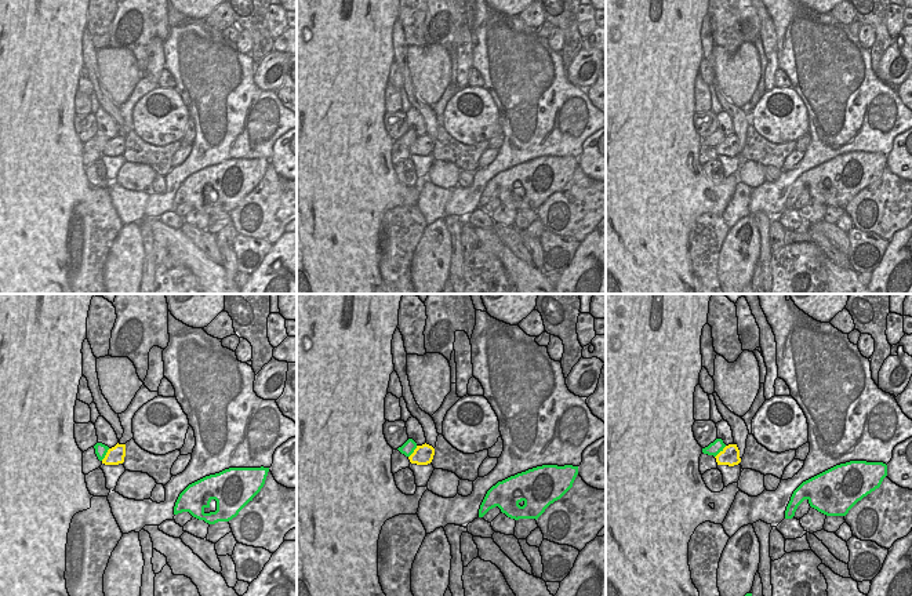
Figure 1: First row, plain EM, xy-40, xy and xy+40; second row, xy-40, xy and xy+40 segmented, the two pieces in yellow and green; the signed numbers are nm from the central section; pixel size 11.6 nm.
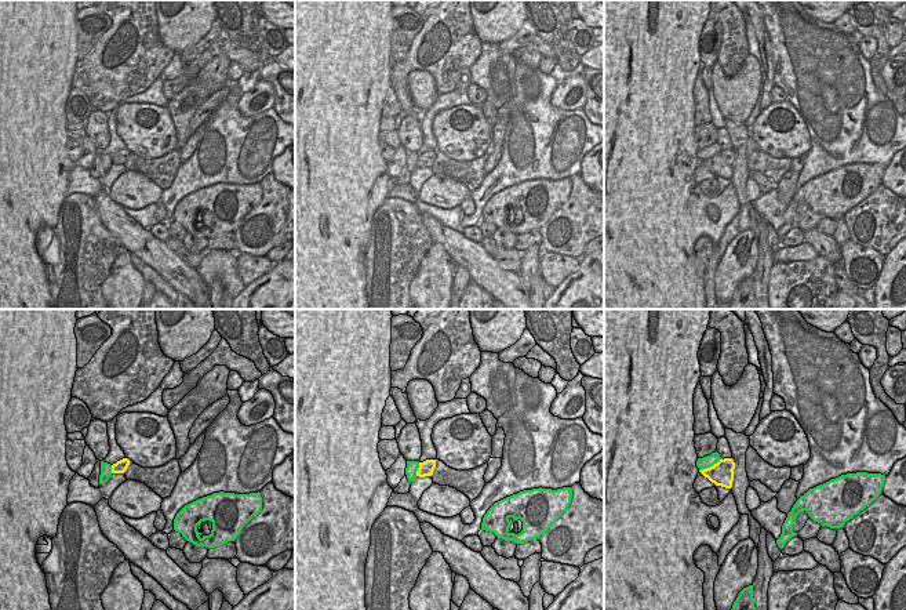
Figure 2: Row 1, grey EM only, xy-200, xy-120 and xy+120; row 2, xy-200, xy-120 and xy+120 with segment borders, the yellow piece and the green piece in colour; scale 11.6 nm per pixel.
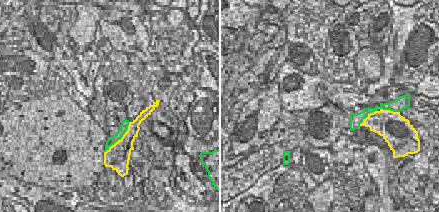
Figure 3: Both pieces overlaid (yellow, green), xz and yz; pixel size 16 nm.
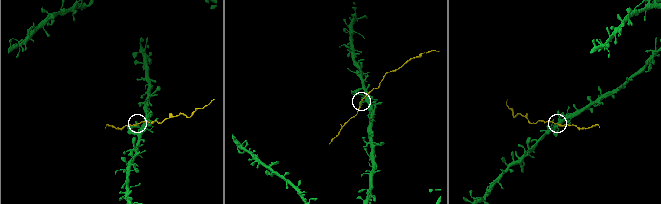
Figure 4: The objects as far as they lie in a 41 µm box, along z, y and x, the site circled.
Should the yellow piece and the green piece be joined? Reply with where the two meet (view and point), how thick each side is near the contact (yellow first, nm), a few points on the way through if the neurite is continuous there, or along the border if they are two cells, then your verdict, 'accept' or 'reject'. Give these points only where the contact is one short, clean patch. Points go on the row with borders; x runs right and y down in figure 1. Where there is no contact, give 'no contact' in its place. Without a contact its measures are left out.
meets yellow in xy+40 at (720, 451); 220 nm thick on the yellow side, 160 nm on the other; reject

